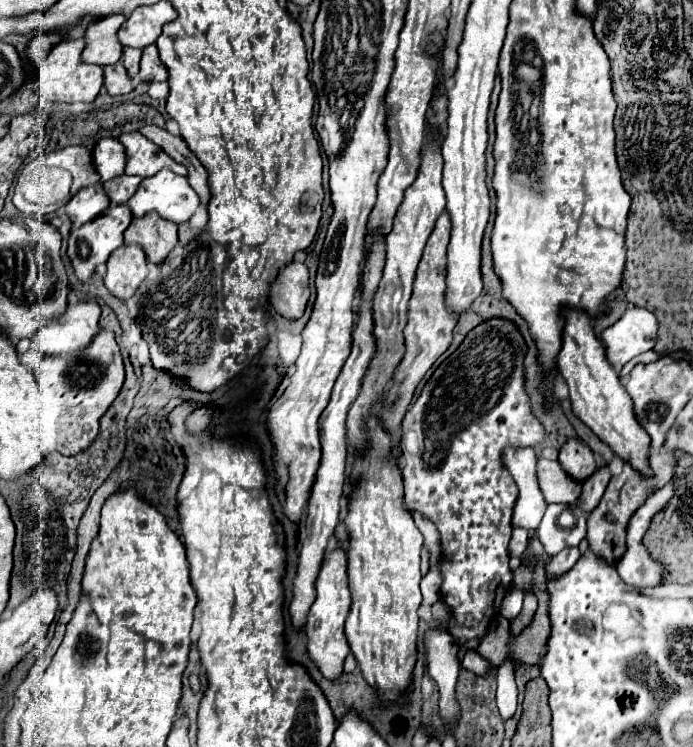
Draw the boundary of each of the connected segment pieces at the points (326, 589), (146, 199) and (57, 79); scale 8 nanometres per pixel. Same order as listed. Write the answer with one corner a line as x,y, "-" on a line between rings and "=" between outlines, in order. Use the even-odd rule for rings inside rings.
330,550
324,558
322,570
316,580
316,602
312,604
306,622
308,656
318,666
318,670
326,680
340,678
342,664
350,652
344,634
344,622
348,618
348,610
350,610
350,590
346,586
346,554
344,550
=
160,170
158,174
144,178
136,194
126,204
134,218
156,210
162,218
182,224
192,218
200,200
190,188
186,176
178,176
172,170
=
70,38
70,40
64,40
62,46
50,52
48,60
38,70
38,90
36,92
40,94
42,100
74,104
74,102
92,102
98,96
102,82
104,82
104,72
102,72
102,66
98,64
82,62
80,54
84,46
86,46
84,38
78,38
78,40

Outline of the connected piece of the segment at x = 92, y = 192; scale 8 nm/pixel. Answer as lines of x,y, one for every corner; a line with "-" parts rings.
96,182
94,186
86,186
78,194
74,194
74,198
64,206
64,210
70,216
74,228
78,228
84,222
90,222
92,218
100,216
108,206
110,198
106,196
102,182

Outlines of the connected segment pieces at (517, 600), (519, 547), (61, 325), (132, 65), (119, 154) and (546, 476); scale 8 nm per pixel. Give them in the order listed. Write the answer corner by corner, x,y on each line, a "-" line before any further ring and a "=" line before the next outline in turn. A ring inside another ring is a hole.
510,590
500,606
500,616
504,616
508,622
516,620
518,614
522,612
522,592
520,590
=
514,528
510,538
510,554
520,556
528,544
528,532
524,528
=
80,300
78,304
68,304
62,316
44,322
36,330
36,334
32,336
32,344
46,354
82,350
100,330
98,318
100,306
96,304
96,300
=
124,48
122,64
126,66
130,78
136,78
136,76
138,76
138,70
140,70
140,56
142,56
142,50
140,50
140,48
=
102,138
94,146
94,166
102,178
102,182
112,180
124,174
126,168
126,148
116,138
=
536,456
536,476
538,476
538,486
542,490
546,504
570,504
570,506
574,506
578,502
582,484
574,482
560,468
558,462

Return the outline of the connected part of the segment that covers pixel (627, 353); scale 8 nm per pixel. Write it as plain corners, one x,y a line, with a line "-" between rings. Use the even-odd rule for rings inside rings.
630,306
626,314
602,332
606,344
606,358
614,368
622,368
634,356
652,350
656,342
658,322
650,310

